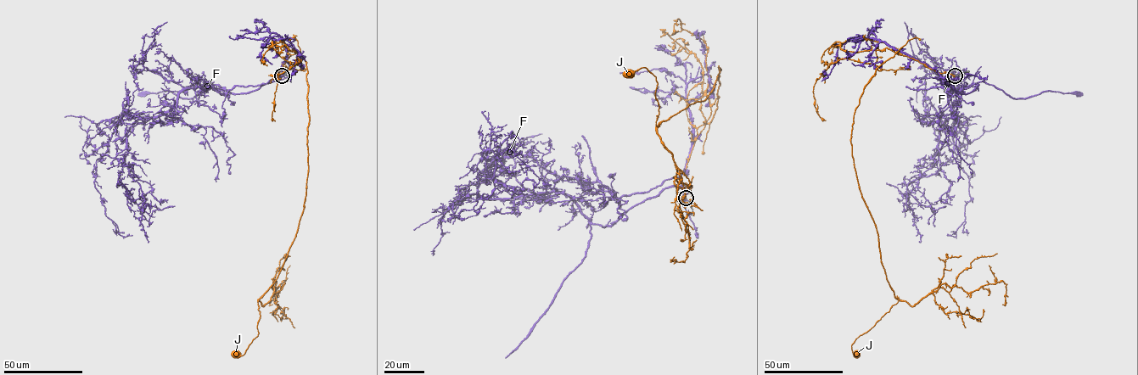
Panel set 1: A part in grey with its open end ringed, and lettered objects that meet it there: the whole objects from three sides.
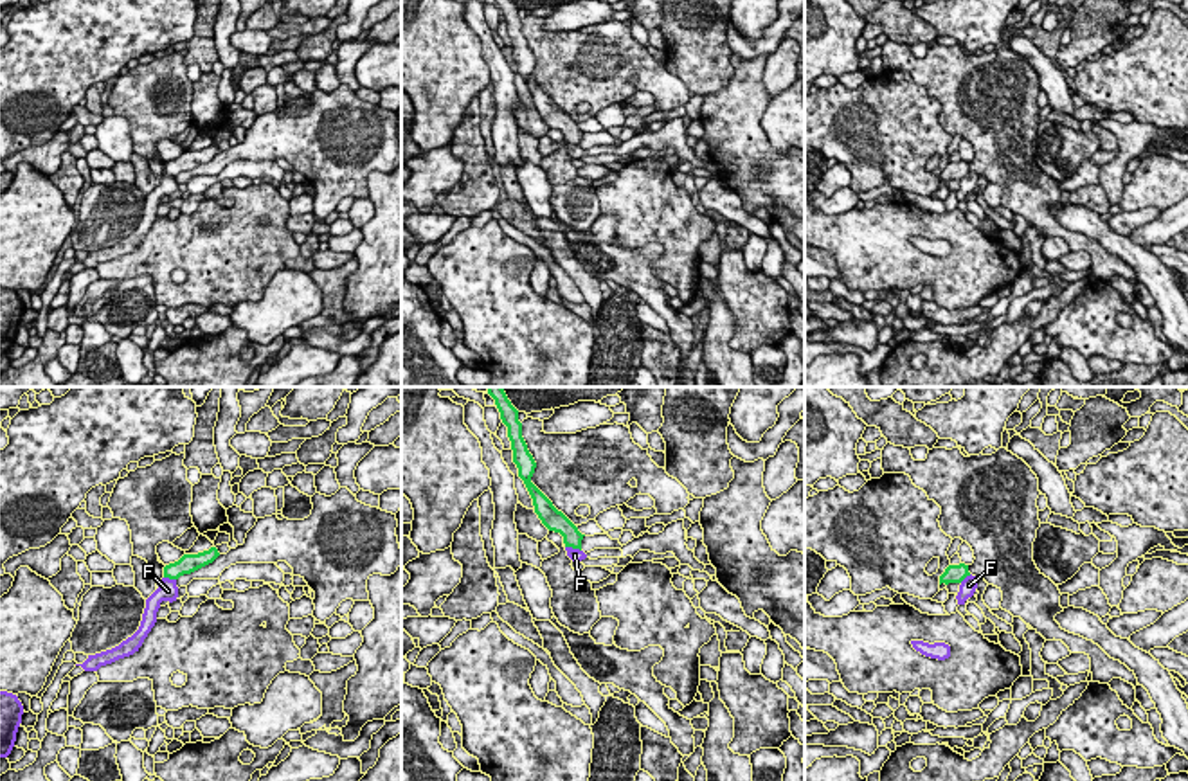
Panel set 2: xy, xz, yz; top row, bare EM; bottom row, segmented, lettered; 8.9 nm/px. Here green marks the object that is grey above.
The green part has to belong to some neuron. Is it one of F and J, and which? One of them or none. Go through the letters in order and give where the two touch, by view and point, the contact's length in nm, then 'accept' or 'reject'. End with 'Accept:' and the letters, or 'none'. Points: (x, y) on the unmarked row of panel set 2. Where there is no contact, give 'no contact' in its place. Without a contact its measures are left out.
F: xz (573, 144) | 150 nm | reject
J: no contact | accept
Accept: J

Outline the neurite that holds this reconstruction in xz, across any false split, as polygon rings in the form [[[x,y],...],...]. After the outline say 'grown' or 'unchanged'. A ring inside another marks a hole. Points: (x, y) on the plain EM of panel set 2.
[[[495,0],[502,20],[508,23],[508,34],[511,38],[513,59],[518,65],[518,74],[524,77],[535,103],[535,110],[542,121],[554,130],[563,133],[565,144],[580,146],[585,131],[558,108],[553,99],[531,79],[536,59],[527,47],[527,41],[522,34],[522,20],[518,18],[518,7],[511,0]]] | unchanged

